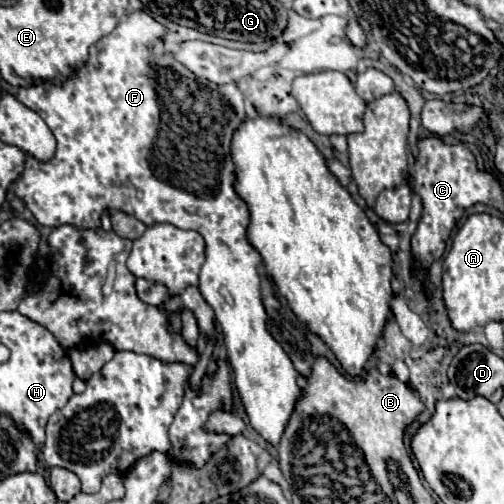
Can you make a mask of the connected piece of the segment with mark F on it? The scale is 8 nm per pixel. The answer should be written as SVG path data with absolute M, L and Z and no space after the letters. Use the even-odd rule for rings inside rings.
M136 10L132 14L128 14L126 20L122 20L108 36L100 38L96 44L90 46L90 58L88 58L88 64L84 68L80 68L70 80L66 80L64 84L52 84L52 82L42 82L42 84L36 84L36 86L30 86L30 88L20 88L18 90L18 100L32 108L34 112L38 112L44 122L48 124L48 128L52 130L52 134L56 136L56 142L58 142L58 150L56 150L56 156L50 160L50 162L38 162L34 158L26 158L26 168L22 172L22 176L12 184L12 190L14 194L24 200L24 204L28 206L28 210L34 214L34 218L42 224L42 226L62 226L62 224L74 224L74 226L80 226L80 228L98 228L100 226L100 216L104 210L122 210L126 214L134 214L140 222L144 222L146 226L154 226L154 224L172 224L176 228L182 228L182 230L194 230L198 234L202 234L204 242L206 242L206 262L200 270L200 294L204 296L204 300L212 306L214 314L216 314L216 320L220 322L222 326L222 334L224 334L224 344L226 344L226 352L228 352L228 362L232 366L232 372L234 372L234 380L236 380L236 388L238 388L238 394L242 398L242 404L246 408L246 414L250 418L250 424L252 428L264 438L268 440L270 444L278 446L278 440L284 432L284 426L292 414L292 406L296 404L296 398L300 396L300 388L296 384L296 370L292 366L292 360L290 356L284 352L284 348L272 338L272 334L268 332L266 328L266 310L264 310L264 304L262 304L262 296L260 296L260 276L258 276L258 264L262 262L260 254L252 248L252 244L248 242L246 238L246 228L248 228L248 208L246 208L246 202L234 192L234 186L232 186L232 158L230 158L230 138L232 138L232 130L236 130L236 126L242 122L242 118L246 116L244 112L244 102L242 102L242 92L234 86L234 84L226 84L226 86L216 86L208 80L202 80L198 76L194 76L192 72L188 72L170 52L164 50L162 46L162 40L164 40L164 34L166 34L166 26L156 22L150 14L146 14L144 10ZM192 108L192 122L182 122L180 116L182 116L182 110L186 114L186 110ZM162 116L164 116L164 126L166 126L166 132L158 132L160 128L160 122L162 122Z

